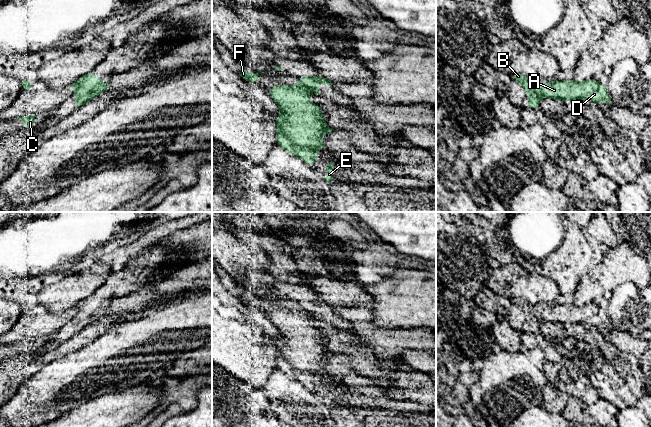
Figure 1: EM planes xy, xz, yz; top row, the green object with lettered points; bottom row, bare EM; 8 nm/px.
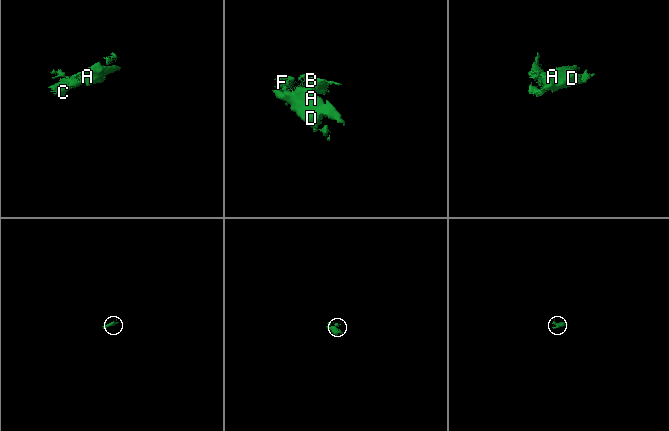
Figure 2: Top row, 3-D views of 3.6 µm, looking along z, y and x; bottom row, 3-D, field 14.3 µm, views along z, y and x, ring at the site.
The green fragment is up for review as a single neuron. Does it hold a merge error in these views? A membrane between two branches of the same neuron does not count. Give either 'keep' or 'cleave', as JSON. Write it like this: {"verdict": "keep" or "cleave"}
{"verdict": "cleave"}

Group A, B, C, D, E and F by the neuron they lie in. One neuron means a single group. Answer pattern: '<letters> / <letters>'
A C D E F / B

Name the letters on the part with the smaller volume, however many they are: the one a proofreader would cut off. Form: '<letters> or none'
B

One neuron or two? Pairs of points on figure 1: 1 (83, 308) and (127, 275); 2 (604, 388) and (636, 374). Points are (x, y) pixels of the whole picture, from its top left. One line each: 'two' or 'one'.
1: one
2: one

